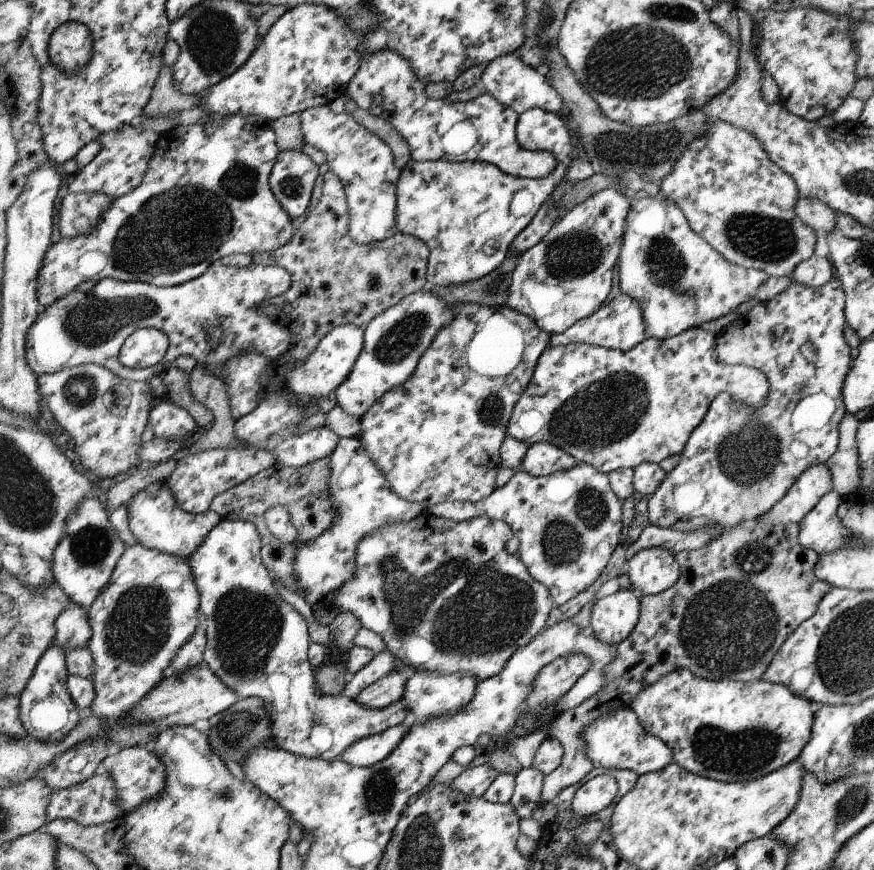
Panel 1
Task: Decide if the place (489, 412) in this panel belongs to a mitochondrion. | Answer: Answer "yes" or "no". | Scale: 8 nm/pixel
yes

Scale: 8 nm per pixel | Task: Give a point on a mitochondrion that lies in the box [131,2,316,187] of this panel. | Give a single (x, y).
(212, 39)

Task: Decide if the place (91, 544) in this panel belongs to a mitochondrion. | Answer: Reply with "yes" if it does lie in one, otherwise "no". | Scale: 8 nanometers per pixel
yes

